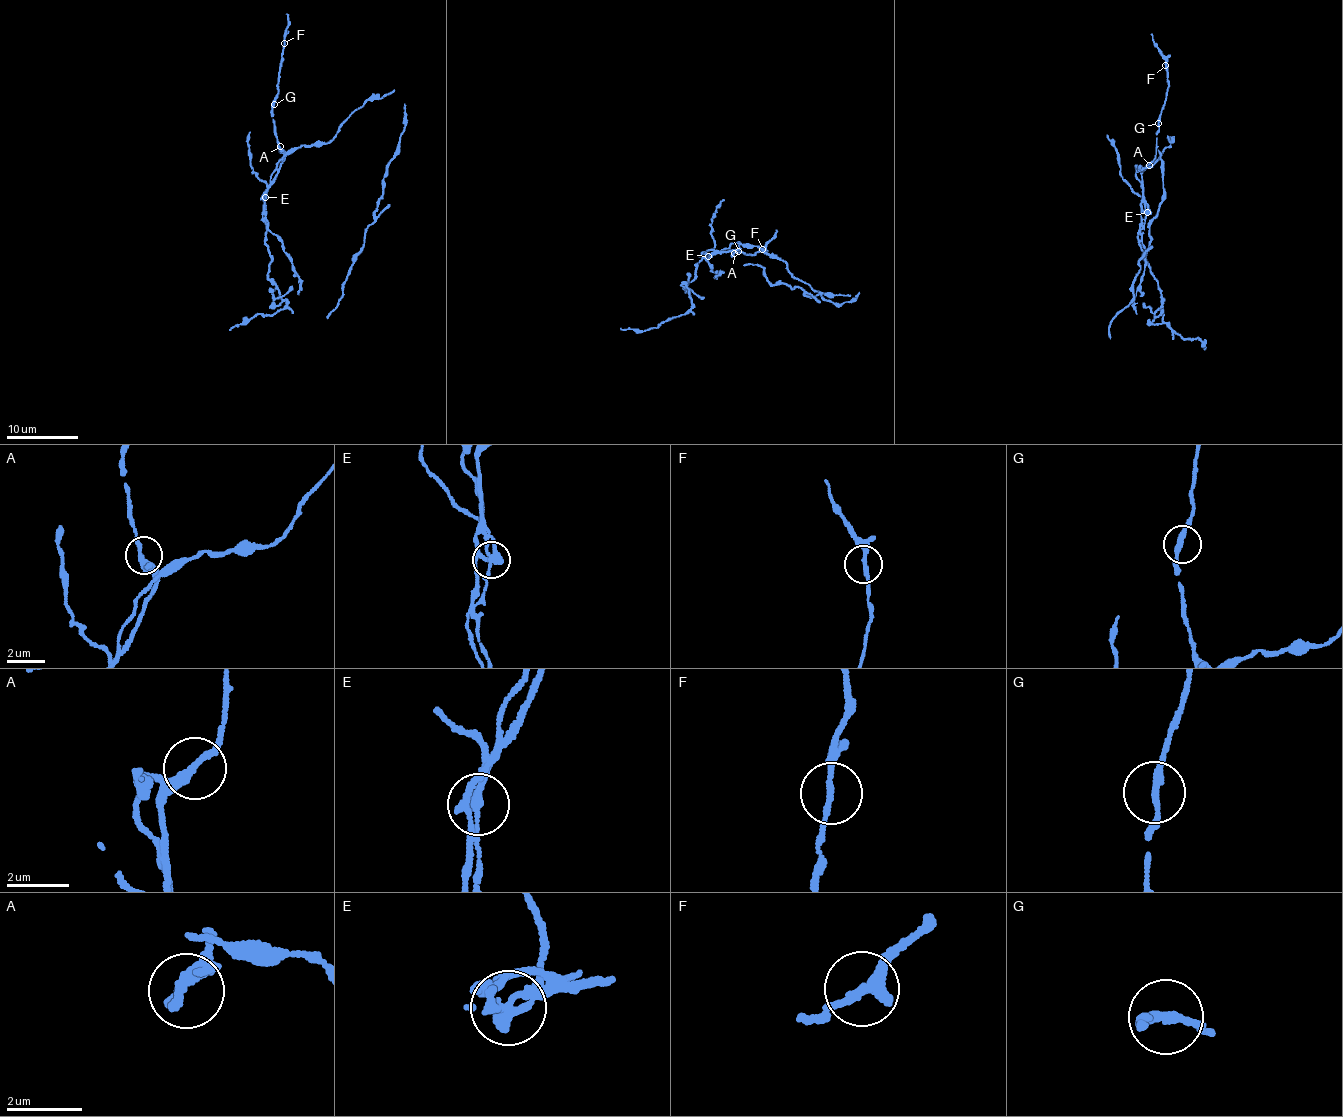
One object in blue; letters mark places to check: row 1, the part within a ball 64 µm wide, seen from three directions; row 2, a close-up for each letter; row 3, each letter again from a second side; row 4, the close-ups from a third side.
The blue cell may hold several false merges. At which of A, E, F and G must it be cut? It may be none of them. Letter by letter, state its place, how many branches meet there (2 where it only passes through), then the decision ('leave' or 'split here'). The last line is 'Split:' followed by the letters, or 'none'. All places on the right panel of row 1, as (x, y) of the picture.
A: place (1149, 165); branches 2; leave
E: place (1147, 212); branches 2; split here
F: place (1165, 65); branches 2; leave
G: place (1158, 123); branches 2; leave
Split: E

